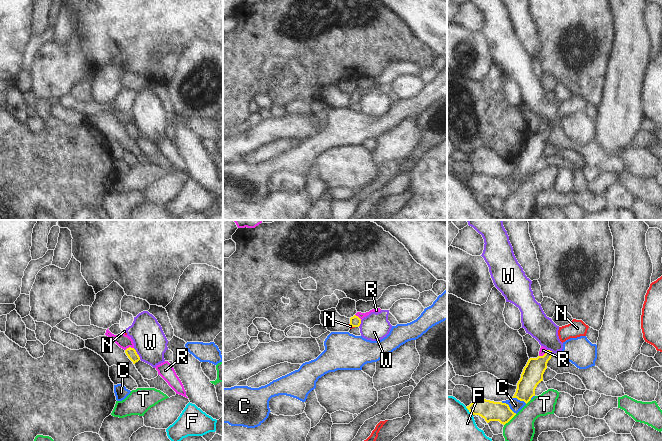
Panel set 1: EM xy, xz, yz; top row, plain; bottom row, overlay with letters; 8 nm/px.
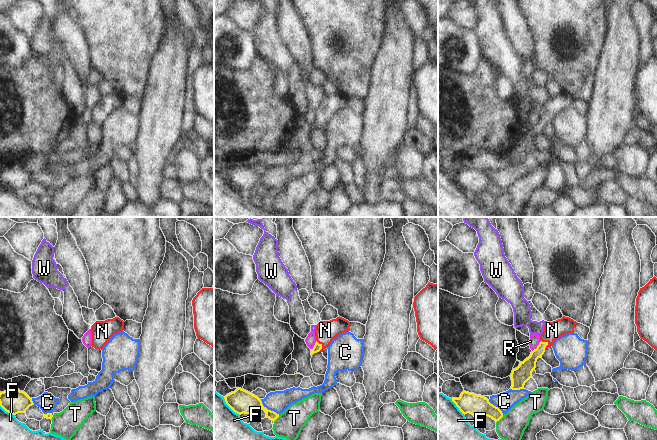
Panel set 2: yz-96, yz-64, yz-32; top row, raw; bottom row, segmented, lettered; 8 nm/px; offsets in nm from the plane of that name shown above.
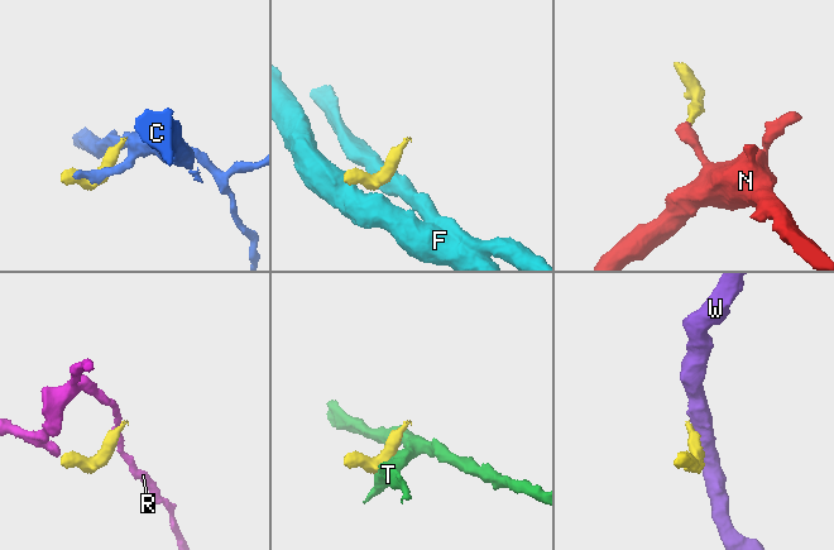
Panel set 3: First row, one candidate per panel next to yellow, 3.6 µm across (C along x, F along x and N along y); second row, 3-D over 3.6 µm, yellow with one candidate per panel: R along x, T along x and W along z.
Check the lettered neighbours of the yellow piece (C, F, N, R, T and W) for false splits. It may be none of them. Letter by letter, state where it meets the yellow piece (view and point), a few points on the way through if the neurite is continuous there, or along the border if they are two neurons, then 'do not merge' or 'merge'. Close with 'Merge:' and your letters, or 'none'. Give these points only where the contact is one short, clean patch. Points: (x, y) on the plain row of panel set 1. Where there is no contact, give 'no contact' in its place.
C: contact yz (508, 182); do not merge
F: contact yz (469, 187); border yz (465, 183), (473, 190); do not merge
N: contact xz (352, 102); way xz (355, 97), (352, 102), (350, 102); merge
R: contact xy (129, 123); border xy (133, 123), (128, 123), (125, 126); do not merge
T: contact yz (510, 195); border yz (516, 190), (504, 201); do not merge
W: contact xy (137, 130); border xy (133, 124), (140, 135); do not merge
Merge: N

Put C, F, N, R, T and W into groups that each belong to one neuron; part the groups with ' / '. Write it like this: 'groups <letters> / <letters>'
groups C / F / N / R / T / W

